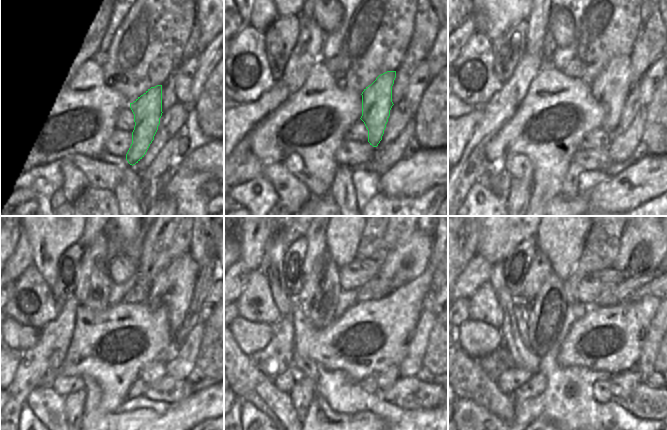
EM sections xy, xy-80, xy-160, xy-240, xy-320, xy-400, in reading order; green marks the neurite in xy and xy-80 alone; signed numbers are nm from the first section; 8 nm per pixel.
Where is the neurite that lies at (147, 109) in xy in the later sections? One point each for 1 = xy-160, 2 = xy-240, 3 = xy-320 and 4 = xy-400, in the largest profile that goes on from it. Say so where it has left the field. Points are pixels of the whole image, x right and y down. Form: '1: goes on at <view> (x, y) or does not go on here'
1: goes on at xy-160 (610, 88)
2: goes on at xy-240 (173, 288)
3: goes on at xy-320 (405, 263)
4: goes on at xy-400 (644, 243)

